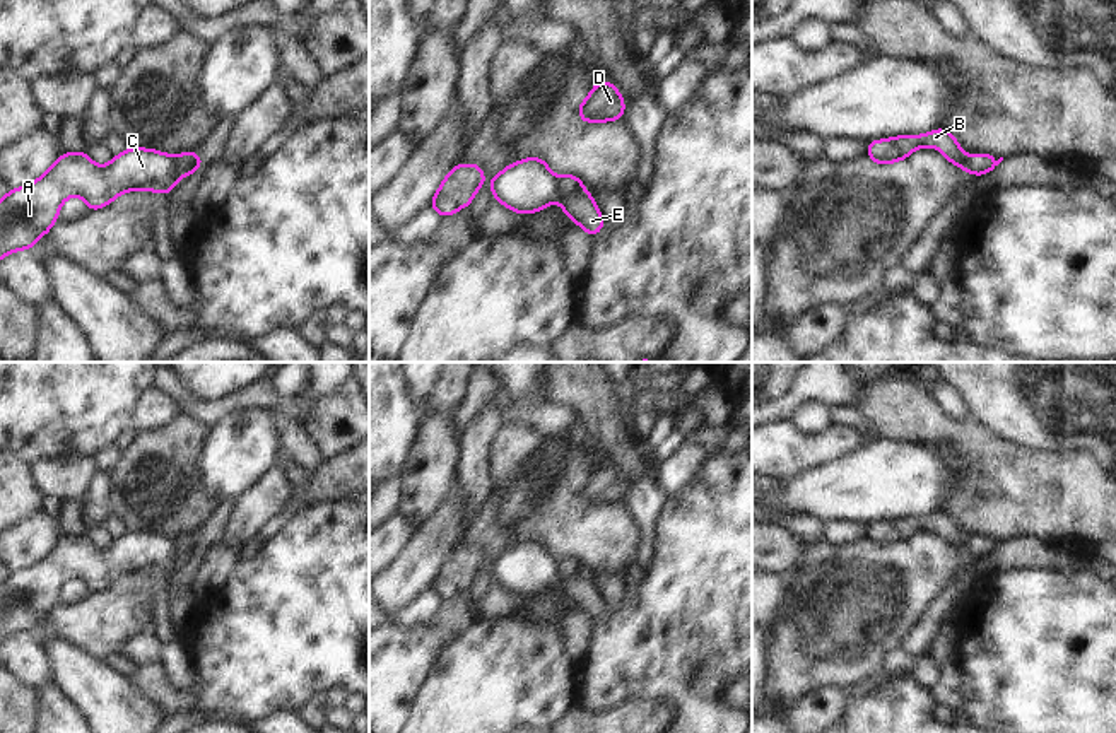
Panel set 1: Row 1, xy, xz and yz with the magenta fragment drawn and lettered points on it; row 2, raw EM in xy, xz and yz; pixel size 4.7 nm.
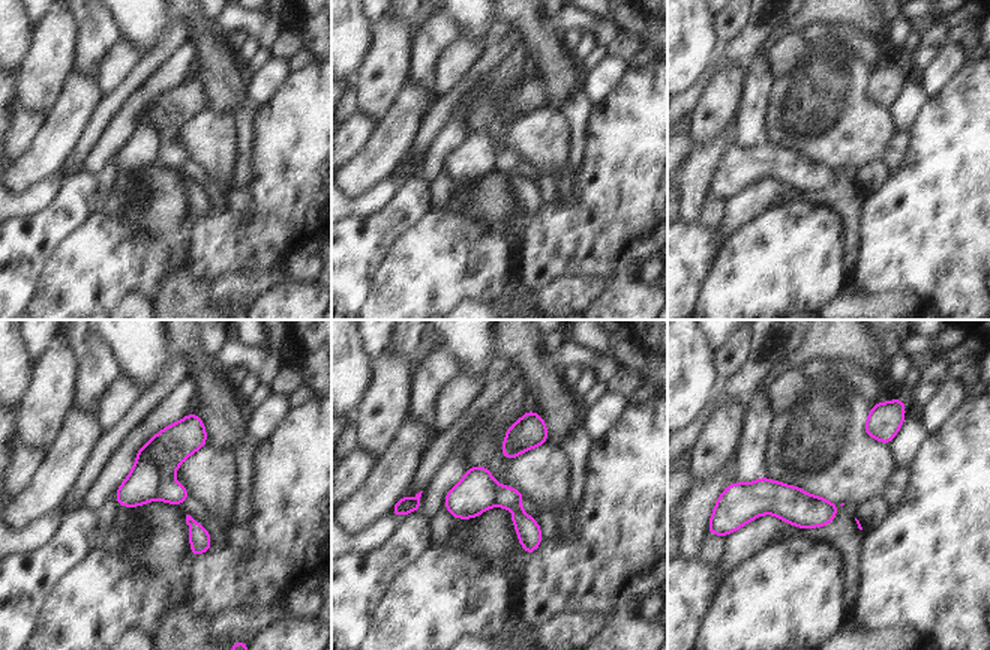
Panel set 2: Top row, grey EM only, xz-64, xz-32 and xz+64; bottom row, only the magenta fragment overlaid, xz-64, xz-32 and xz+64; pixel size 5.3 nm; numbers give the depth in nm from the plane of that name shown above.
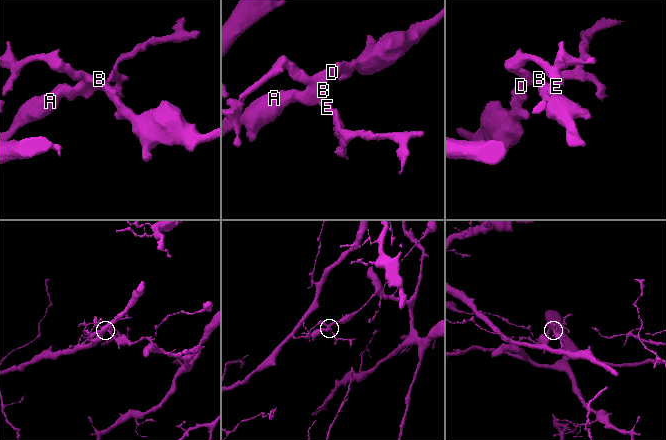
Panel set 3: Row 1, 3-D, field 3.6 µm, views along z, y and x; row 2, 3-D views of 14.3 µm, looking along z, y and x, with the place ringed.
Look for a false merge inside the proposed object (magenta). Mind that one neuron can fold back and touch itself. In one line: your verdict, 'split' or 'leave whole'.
split

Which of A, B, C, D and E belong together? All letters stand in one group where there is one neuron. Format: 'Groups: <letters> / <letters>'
Groups: A C E / B D

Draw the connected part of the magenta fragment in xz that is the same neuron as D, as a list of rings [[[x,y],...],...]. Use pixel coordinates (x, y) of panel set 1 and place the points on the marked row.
[[[598,80],[590,96],[578,106],[578,114],[583,123],[615,121],[622,118],[626,103],[610,82]]]

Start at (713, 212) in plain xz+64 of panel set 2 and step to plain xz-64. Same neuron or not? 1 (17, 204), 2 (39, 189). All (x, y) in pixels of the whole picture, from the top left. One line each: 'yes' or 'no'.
1: yes
2: yes

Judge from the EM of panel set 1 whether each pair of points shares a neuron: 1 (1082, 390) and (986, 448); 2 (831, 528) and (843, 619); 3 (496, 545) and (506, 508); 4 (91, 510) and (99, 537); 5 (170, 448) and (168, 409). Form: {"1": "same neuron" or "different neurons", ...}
{"1": "different neurons", "2": "different neurons", "3": "different neurons", "4": "different neurons", "5": "different neurons"}

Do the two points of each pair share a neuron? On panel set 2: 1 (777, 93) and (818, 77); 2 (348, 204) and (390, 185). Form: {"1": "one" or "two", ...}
{"1": "one", "2": "one"}

